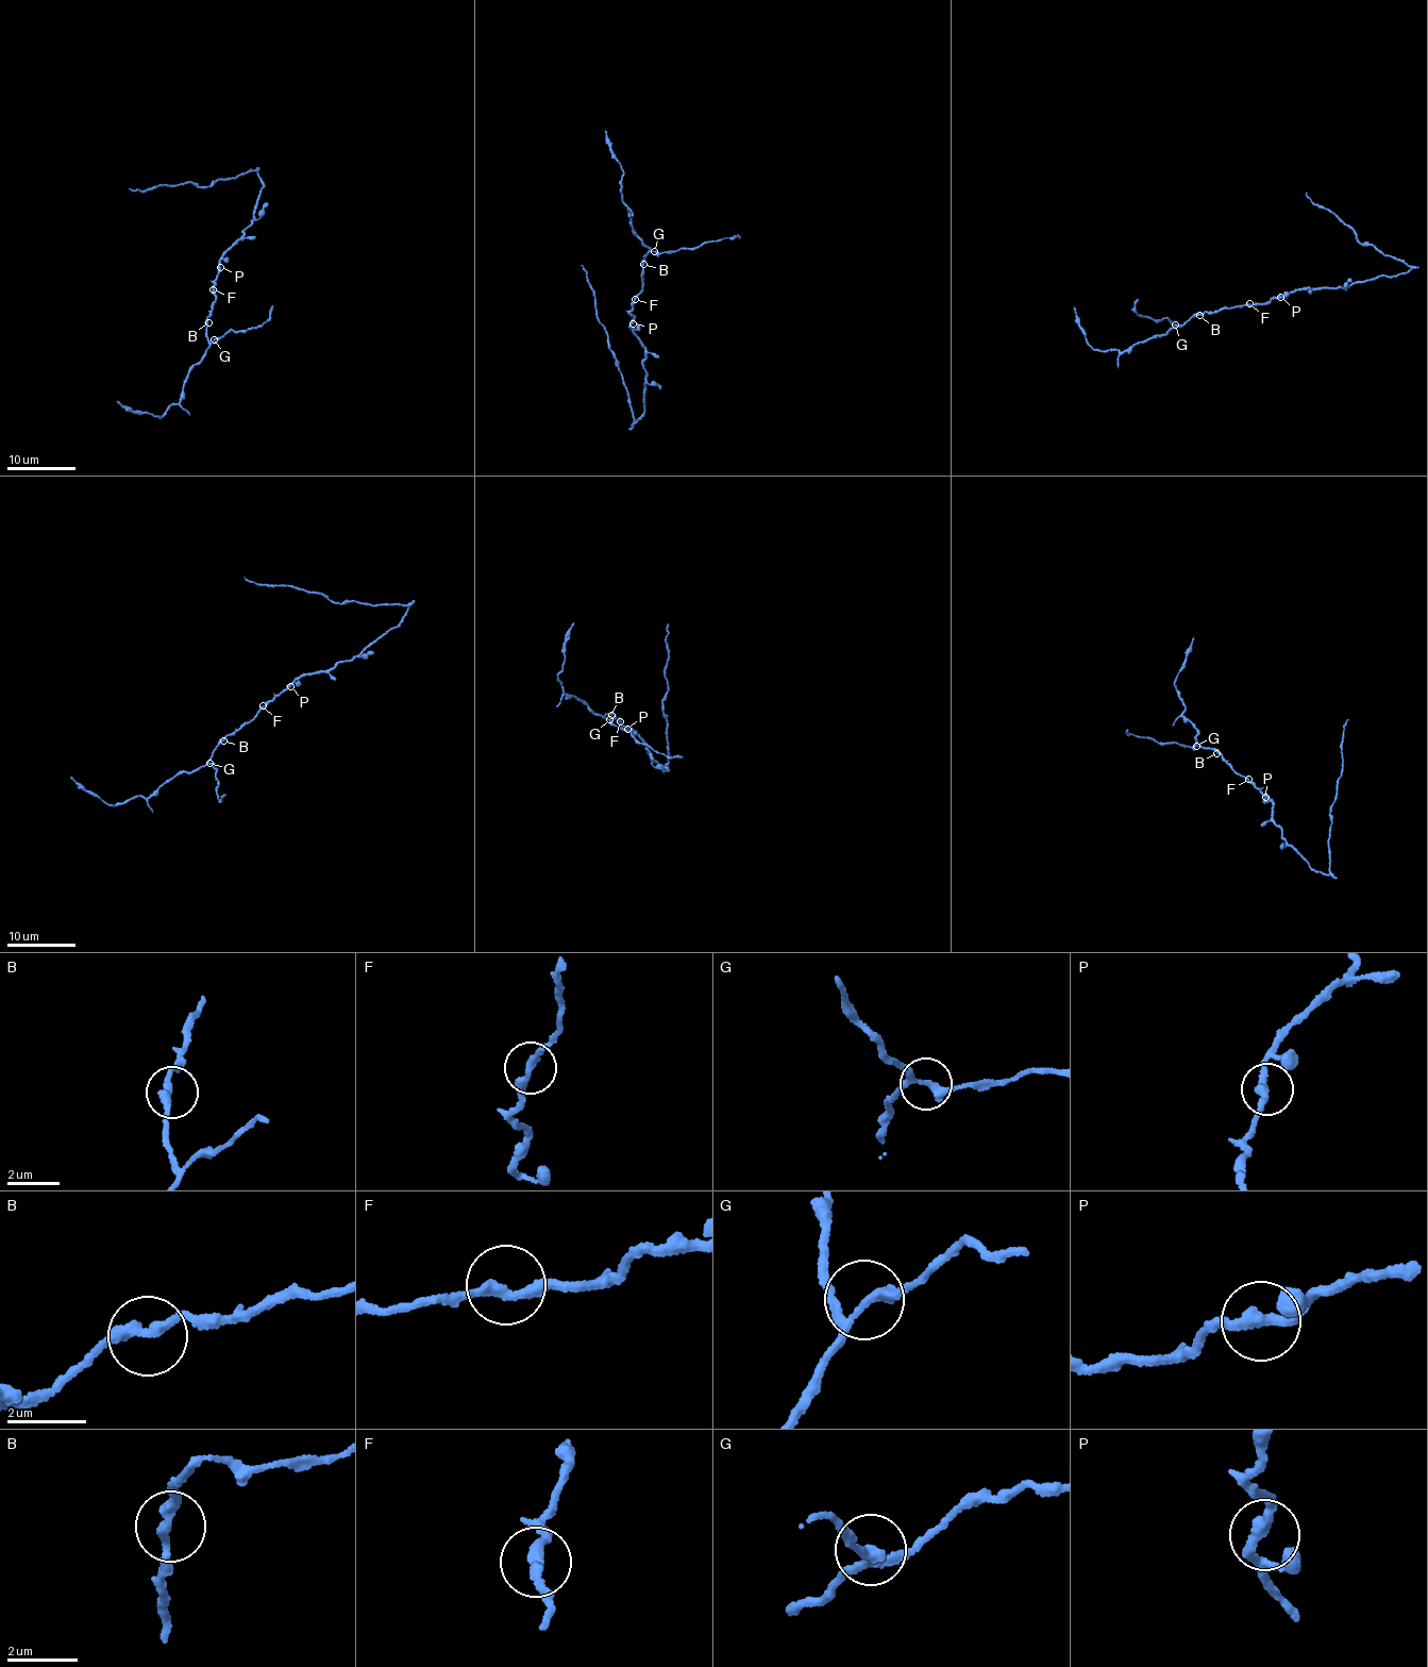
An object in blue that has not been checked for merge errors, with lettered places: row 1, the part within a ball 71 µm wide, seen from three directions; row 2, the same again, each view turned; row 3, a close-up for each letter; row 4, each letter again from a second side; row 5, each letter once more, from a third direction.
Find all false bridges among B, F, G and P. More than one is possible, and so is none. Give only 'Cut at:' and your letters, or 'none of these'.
Cut at: none of these

